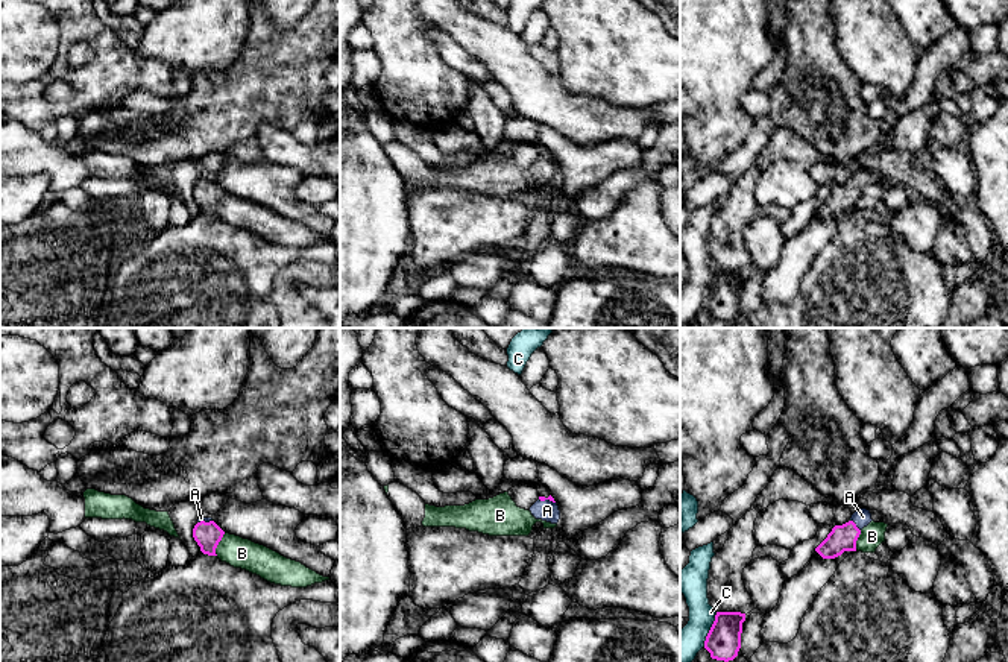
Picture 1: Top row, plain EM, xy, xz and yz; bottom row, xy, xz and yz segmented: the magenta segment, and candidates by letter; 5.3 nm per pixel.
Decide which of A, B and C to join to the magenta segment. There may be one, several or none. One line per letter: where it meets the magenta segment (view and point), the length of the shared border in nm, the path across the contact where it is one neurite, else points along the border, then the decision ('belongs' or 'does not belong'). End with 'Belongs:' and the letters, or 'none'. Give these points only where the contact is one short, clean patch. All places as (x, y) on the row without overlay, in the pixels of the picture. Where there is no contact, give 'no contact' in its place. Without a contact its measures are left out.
A: meets magenta in yz at (855, 185); contact 80 nm long; runs through yz (843, 198), (855, 185), (863, 176); belongs
B: meets magenta in xy at (217, 204); contact 130 nm long; does not belong
C: meets magenta in yz at (711, 289); contact 200 nm long; border along yz (717, 272), (703, 305); does not belong
Belongs: A

